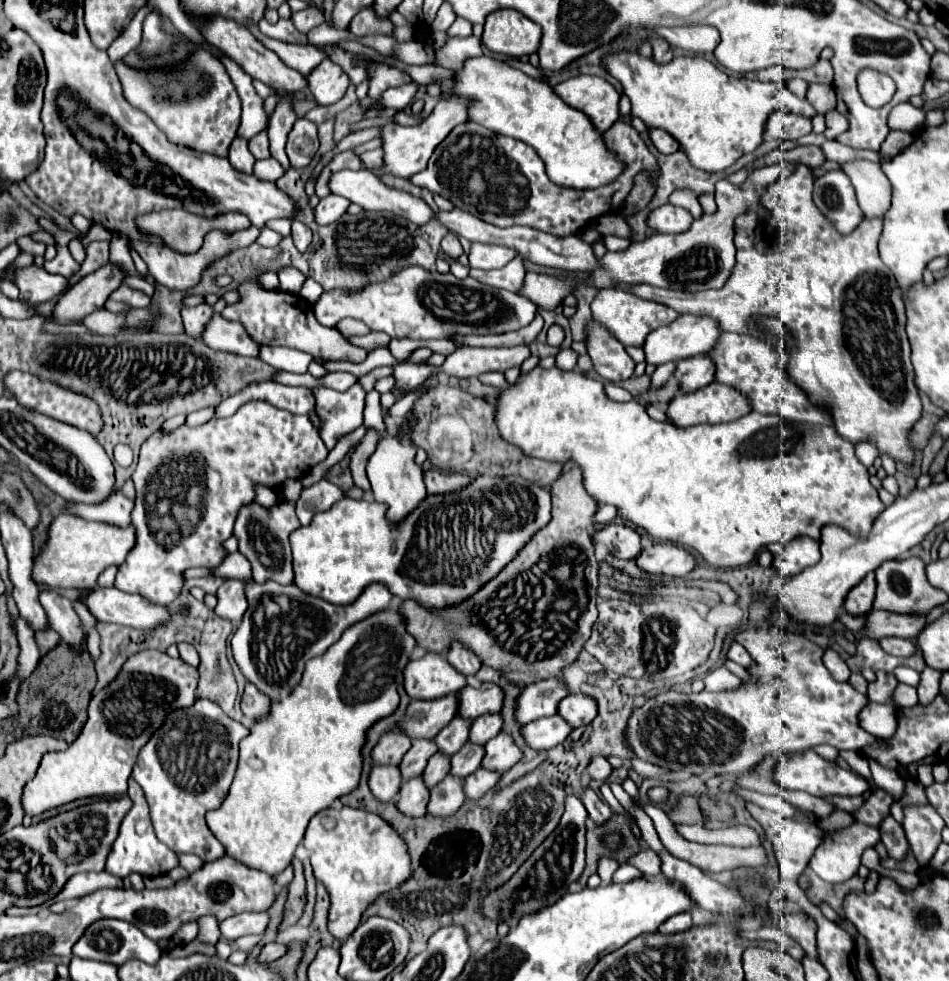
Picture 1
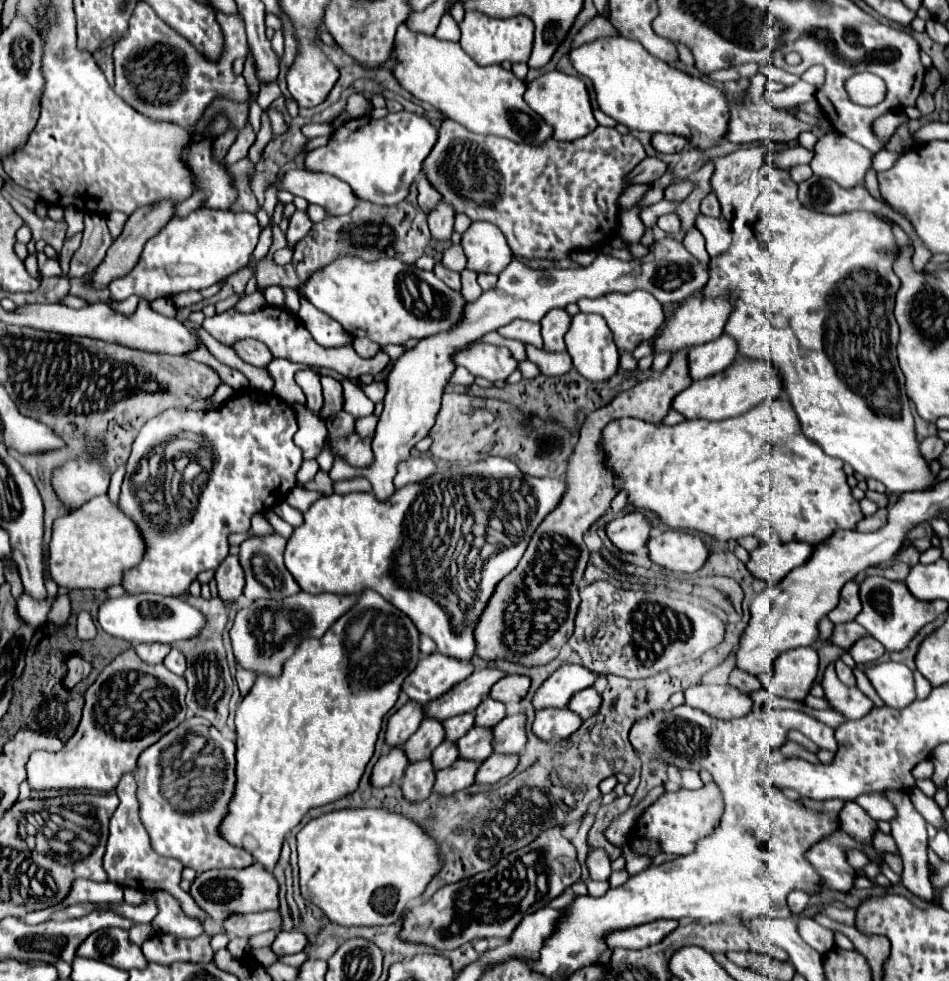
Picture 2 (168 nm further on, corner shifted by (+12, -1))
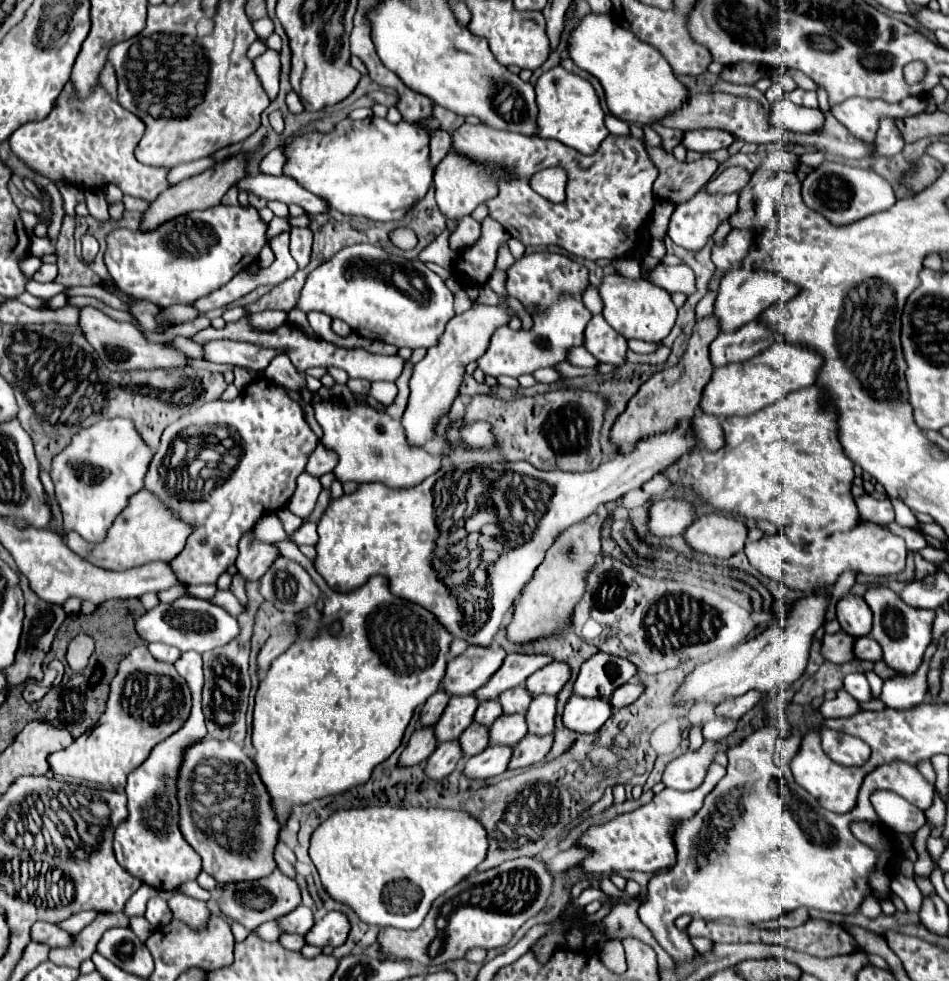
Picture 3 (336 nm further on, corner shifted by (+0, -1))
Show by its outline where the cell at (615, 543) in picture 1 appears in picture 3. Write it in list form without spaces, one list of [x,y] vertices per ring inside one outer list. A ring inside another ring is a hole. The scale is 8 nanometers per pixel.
[[[662,499],[650,507],[650,531],[660,537],[680,535],[694,521],[694,505],[686,499]]]

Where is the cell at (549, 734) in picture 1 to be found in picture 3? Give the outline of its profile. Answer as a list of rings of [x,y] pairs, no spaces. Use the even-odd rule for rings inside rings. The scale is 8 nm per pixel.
[[[572,697],[564,709],[564,725],[576,733],[596,733],[614,713],[608,699]]]

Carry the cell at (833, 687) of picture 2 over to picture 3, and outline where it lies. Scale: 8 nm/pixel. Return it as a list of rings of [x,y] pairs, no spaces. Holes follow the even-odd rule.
[[[842,689],[838,691],[838,697],[834,701],[824,701],[818,711],[824,719],[828,719],[828,717],[848,717],[852,713],[858,713],[860,707],[858,701],[848,691]]]

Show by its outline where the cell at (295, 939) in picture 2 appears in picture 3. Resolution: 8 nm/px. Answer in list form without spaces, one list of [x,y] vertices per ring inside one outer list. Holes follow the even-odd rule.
[[[330,911],[322,921],[318,921],[312,931],[306,935],[306,943],[318,947],[340,947],[346,943],[350,933],[350,921],[344,913]]]

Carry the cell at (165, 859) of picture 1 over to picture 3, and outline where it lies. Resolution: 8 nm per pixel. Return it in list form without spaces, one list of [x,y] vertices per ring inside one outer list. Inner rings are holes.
[[[186,651],[174,663],[180,677],[190,687],[192,693],[192,711],[186,723],[168,739],[158,743],[150,757],[128,775],[126,797],[128,797],[128,817],[118,825],[114,833],[114,855],[116,861],[134,877],[142,879],[146,885],[162,891],[174,891],[180,883],[188,879],[196,879],[202,871],[200,855],[184,841],[180,833],[180,807],[178,807],[178,773],[184,759],[184,749],[192,747],[192,743],[200,743],[206,737],[206,725],[202,715],[202,687],[204,687],[204,673],[202,673],[202,657],[194,651]]]

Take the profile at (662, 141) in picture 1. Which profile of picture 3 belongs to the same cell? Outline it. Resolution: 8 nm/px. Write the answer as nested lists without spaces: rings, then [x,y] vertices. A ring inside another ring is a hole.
[[[698,129],[698,131],[686,131],[684,141],[686,149],[700,151],[700,153],[712,153],[718,149],[726,149],[734,143],[732,133],[722,133],[722,129]]]

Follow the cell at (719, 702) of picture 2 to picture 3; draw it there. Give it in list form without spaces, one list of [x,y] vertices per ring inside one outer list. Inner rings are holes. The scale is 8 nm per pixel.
[[[714,717],[712,721],[708,721],[702,727],[702,737],[704,737],[704,741],[716,741],[716,739],[722,739],[722,737],[730,735],[734,731],[734,727],[736,727],[736,721],[732,721],[732,719],[722,721],[722,719]]]

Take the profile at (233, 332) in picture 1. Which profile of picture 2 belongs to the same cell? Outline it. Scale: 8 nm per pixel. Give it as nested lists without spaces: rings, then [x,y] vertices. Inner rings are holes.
[[[240,339],[236,341],[236,345],[232,345],[232,349],[242,361],[256,365],[256,367],[266,367],[272,359],[272,353],[268,351],[268,347],[264,347],[264,343],[256,339]]]

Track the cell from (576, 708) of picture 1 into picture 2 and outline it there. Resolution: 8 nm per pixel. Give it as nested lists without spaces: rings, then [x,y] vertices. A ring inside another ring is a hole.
[[[588,687],[588,689],[582,689],[580,693],[572,695],[572,699],[568,703],[568,709],[572,709],[572,713],[576,713],[578,717],[588,719],[588,717],[592,717],[598,711],[600,701],[602,701],[600,693]]]

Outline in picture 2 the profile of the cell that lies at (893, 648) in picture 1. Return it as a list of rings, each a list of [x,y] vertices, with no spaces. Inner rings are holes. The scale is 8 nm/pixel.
[[[862,637],[860,641],[856,641],[850,647],[850,653],[852,653],[854,661],[858,665],[862,665],[862,663],[878,661],[886,651],[884,651],[884,645],[880,645],[880,641],[876,641],[874,637]]]

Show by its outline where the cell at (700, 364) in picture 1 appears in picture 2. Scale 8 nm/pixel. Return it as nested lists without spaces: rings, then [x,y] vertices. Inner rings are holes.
[[[720,335],[718,339],[688,349],[688,371],[694,381],[710,377],[714,373],[724,371],[734,363],[738,355],[736,341],[728,335]]]

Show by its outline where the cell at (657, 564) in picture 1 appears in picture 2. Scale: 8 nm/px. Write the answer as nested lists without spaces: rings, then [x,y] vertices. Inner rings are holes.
[[[664,531],[648,539],[648,557],[652,563],[670,571],[694,573],[704,565],[708,549],[696,535]]]

